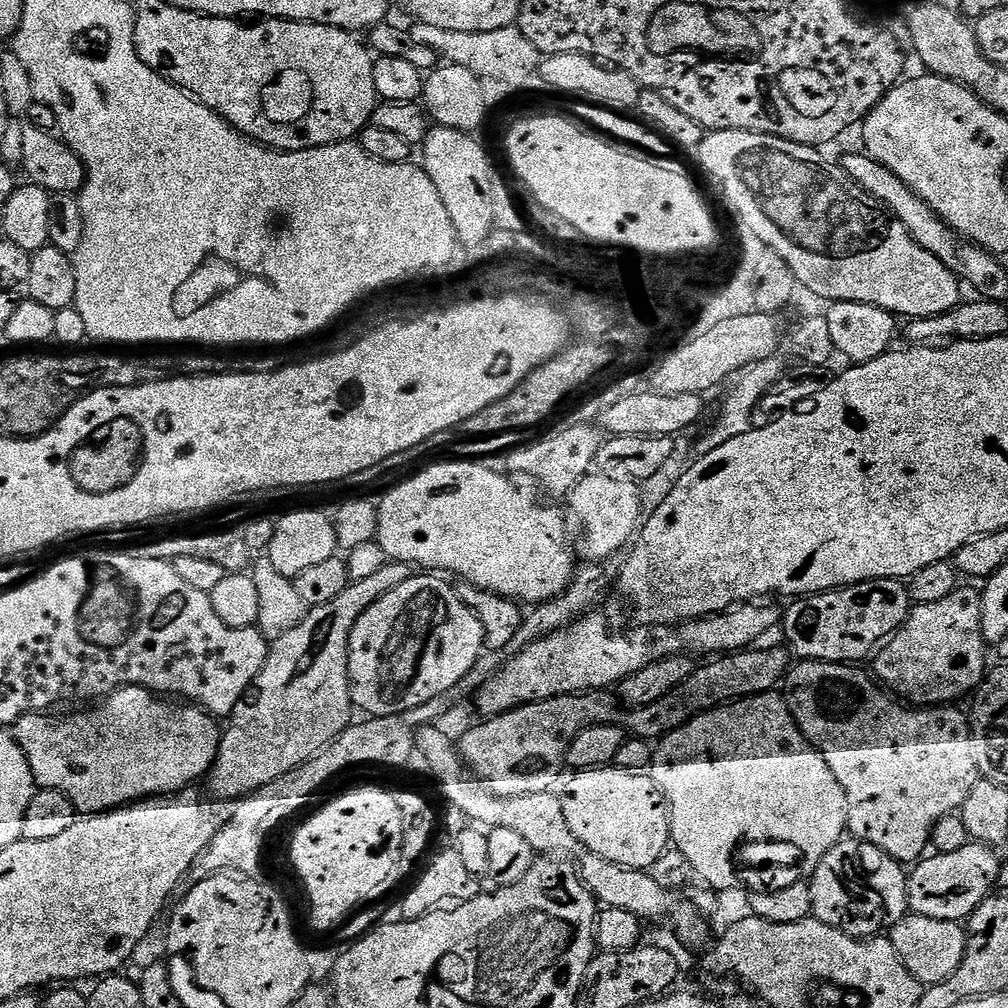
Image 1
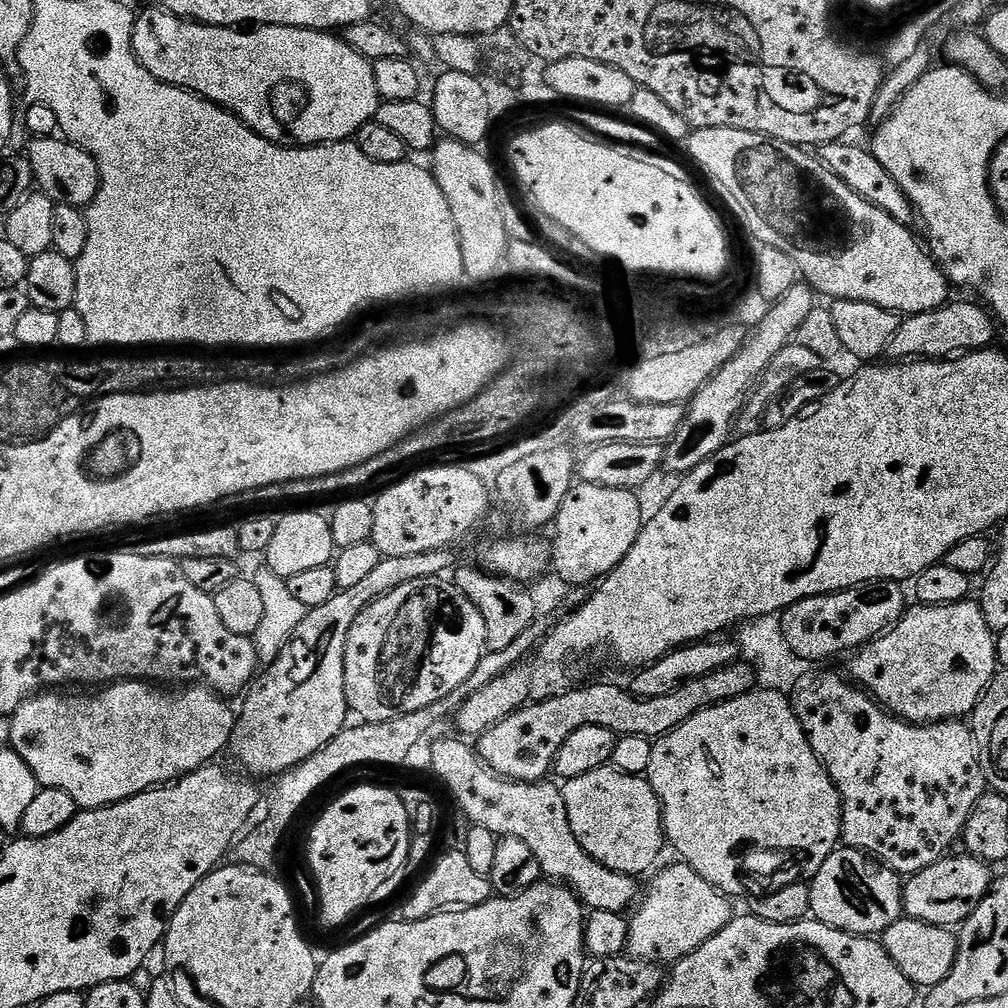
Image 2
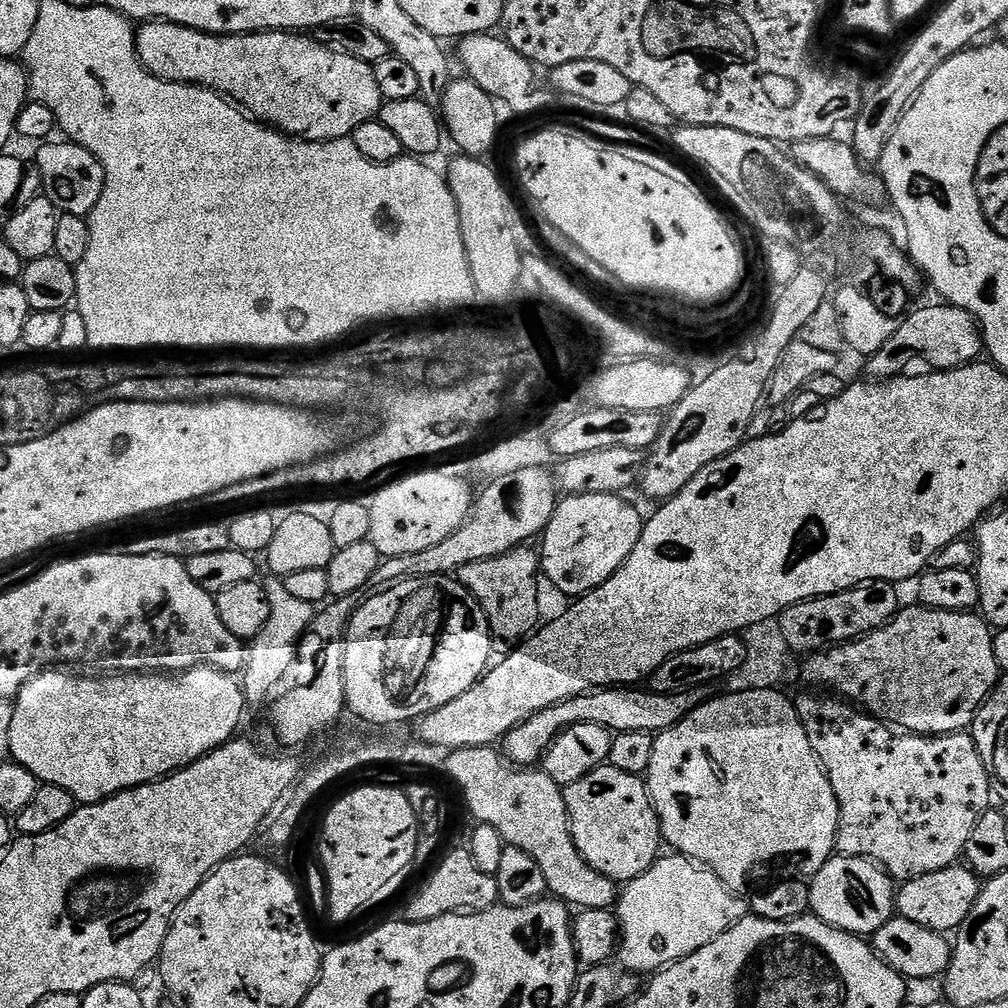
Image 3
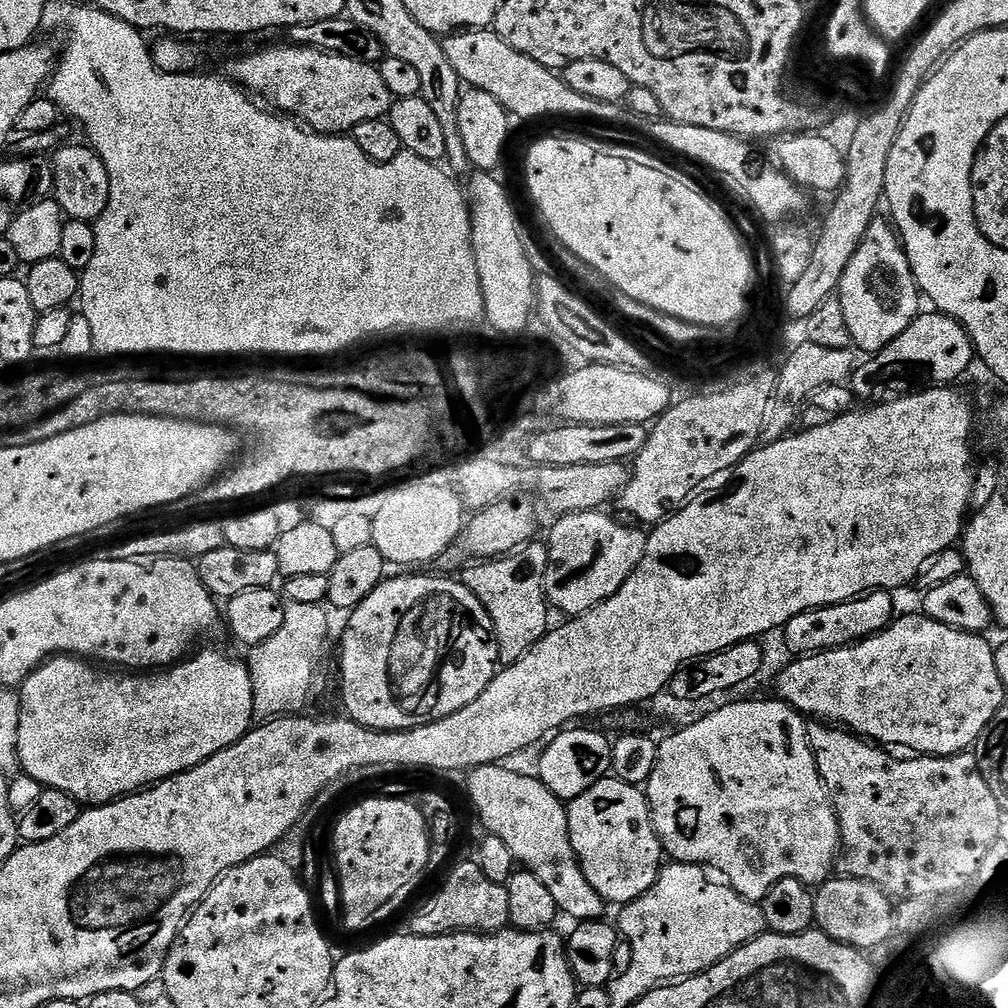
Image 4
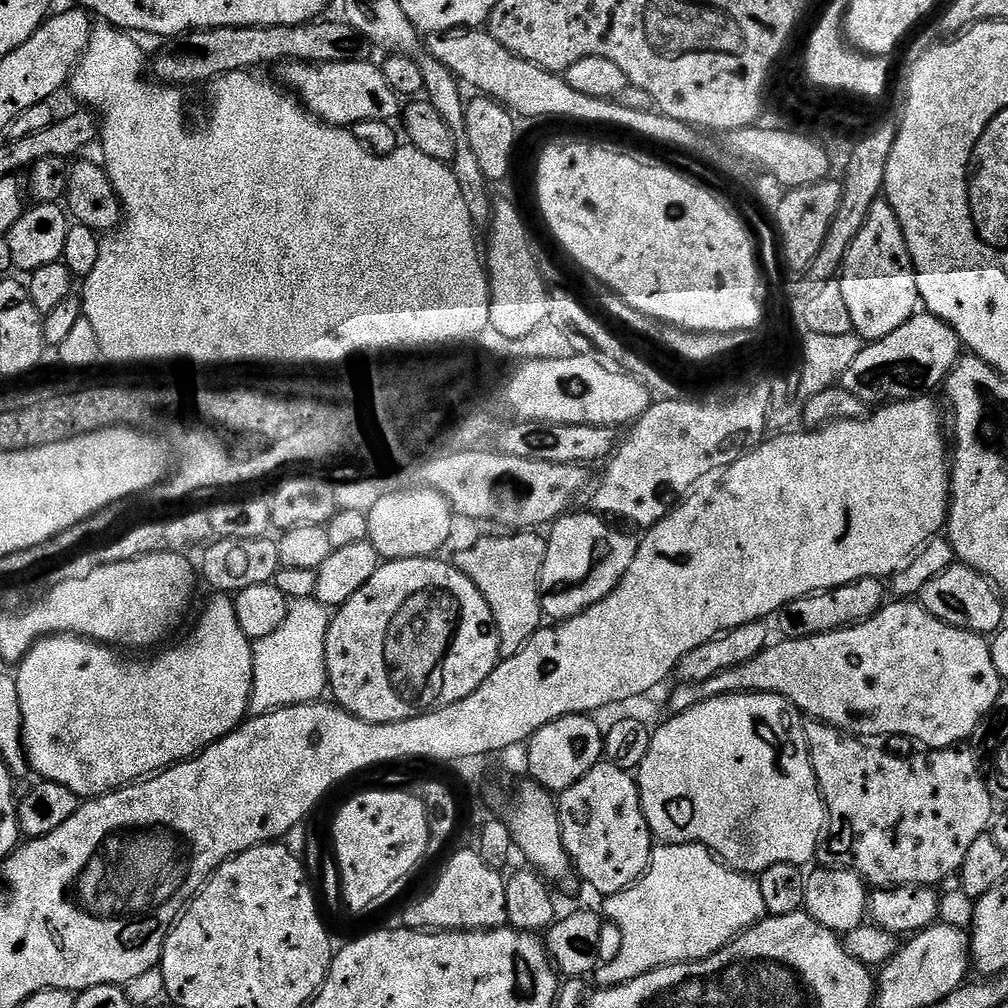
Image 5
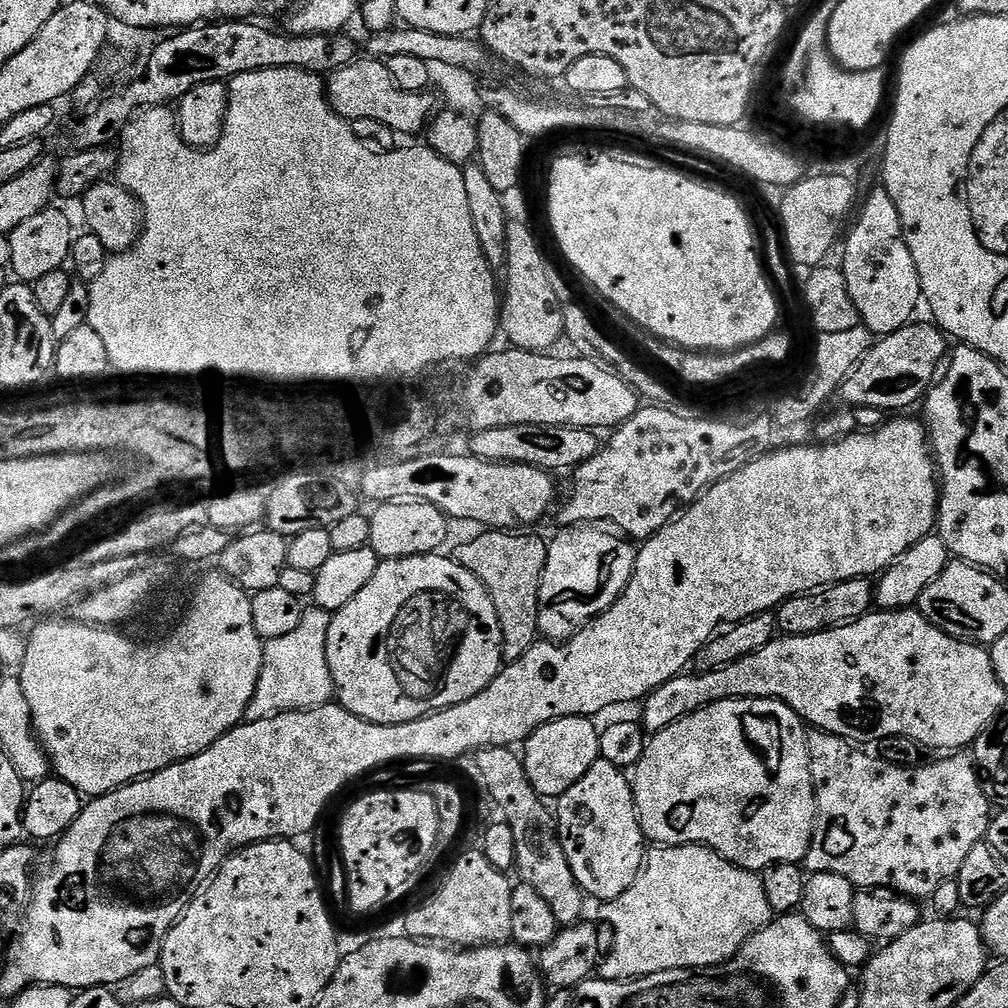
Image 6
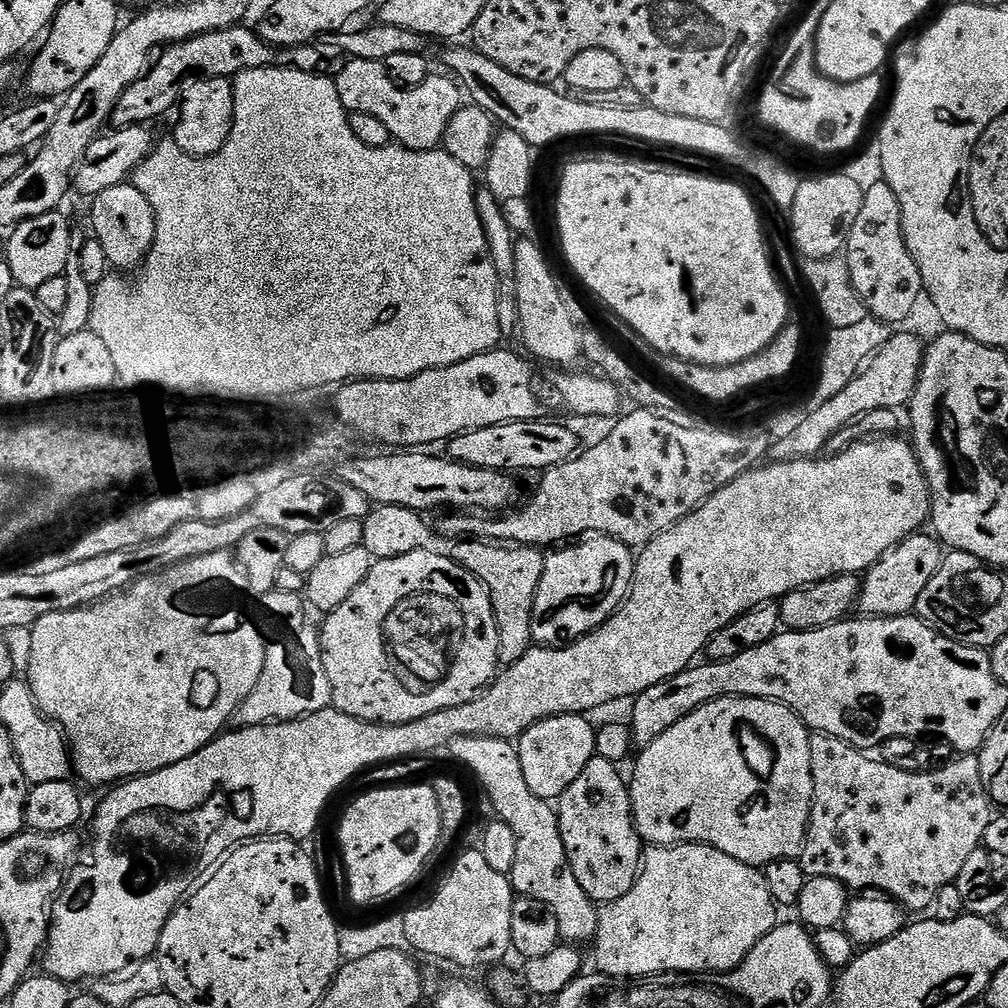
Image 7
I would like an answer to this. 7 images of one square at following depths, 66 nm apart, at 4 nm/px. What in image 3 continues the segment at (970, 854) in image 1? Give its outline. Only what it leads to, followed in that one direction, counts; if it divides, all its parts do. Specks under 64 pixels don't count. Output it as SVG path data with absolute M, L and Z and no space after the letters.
M967 866L943 868L934 874L903 881L895 893L894 908L899 915L905 916L910 922L918 922L918 926L926 926L935 932L952 934L960 927L966 914L970 914L981 887L981 877L971 868Z

